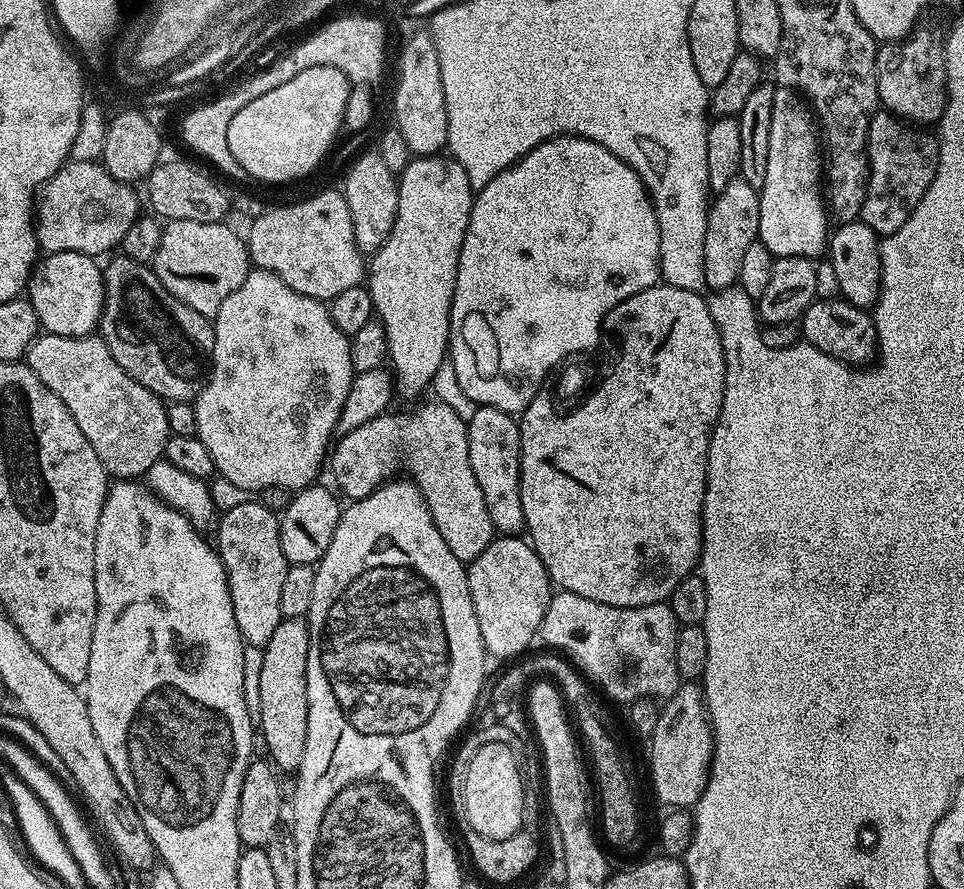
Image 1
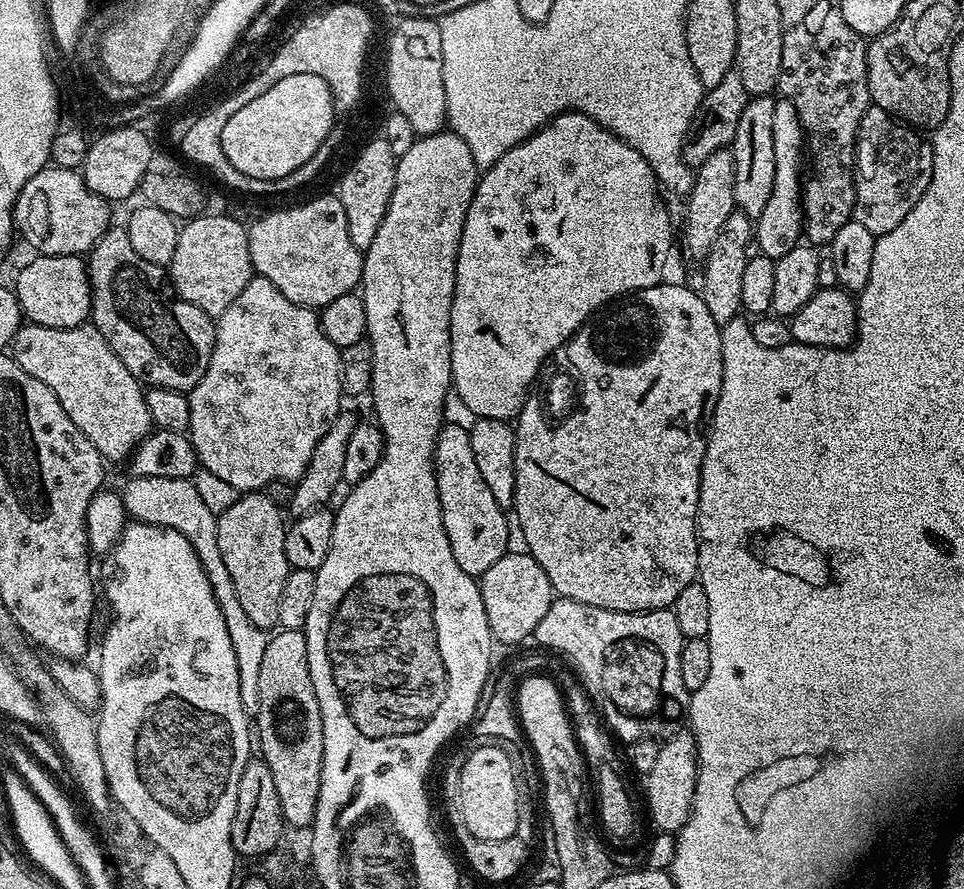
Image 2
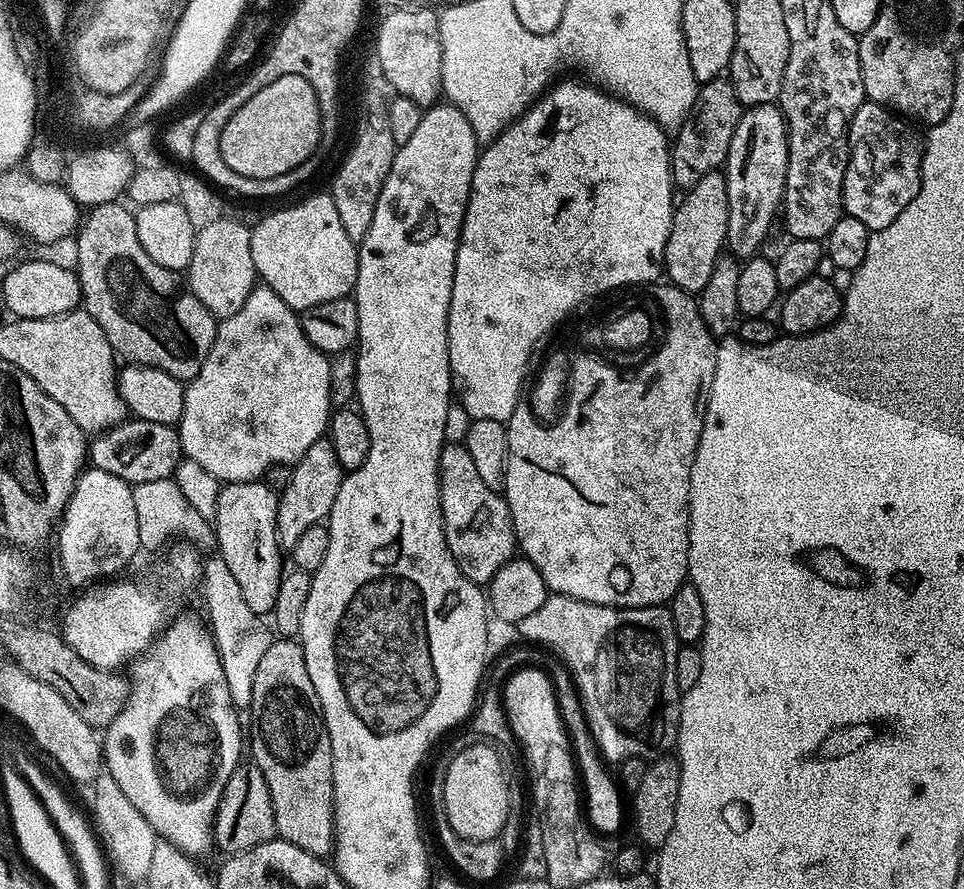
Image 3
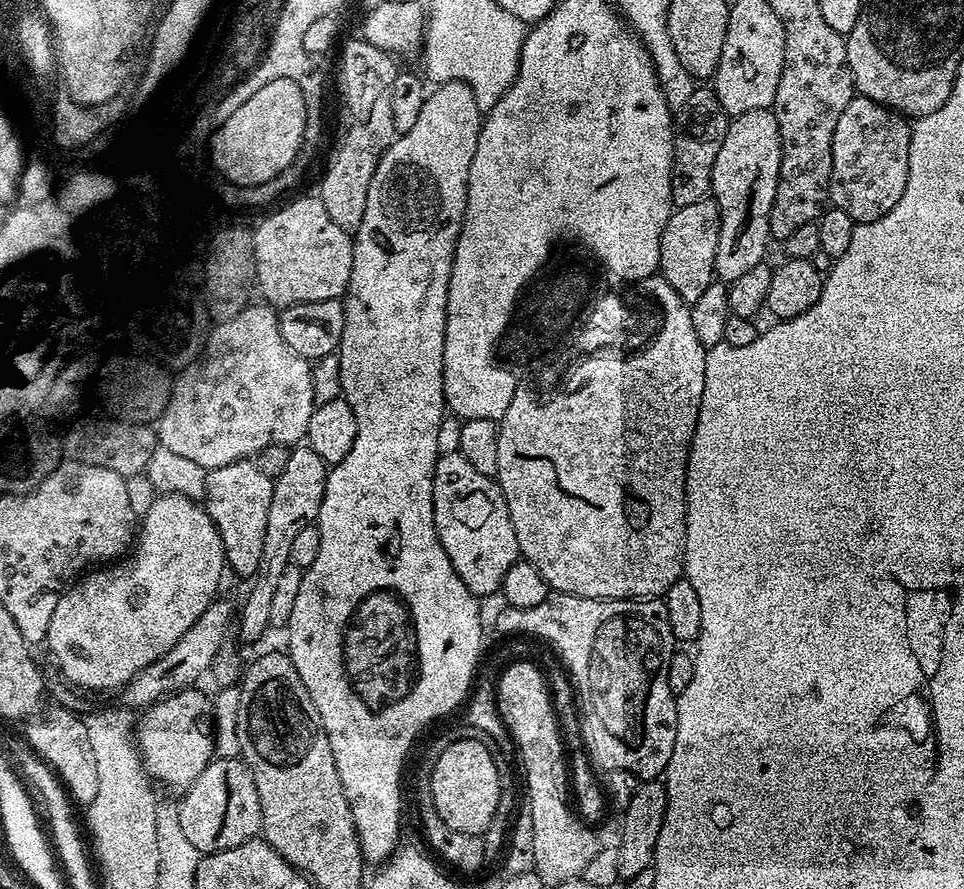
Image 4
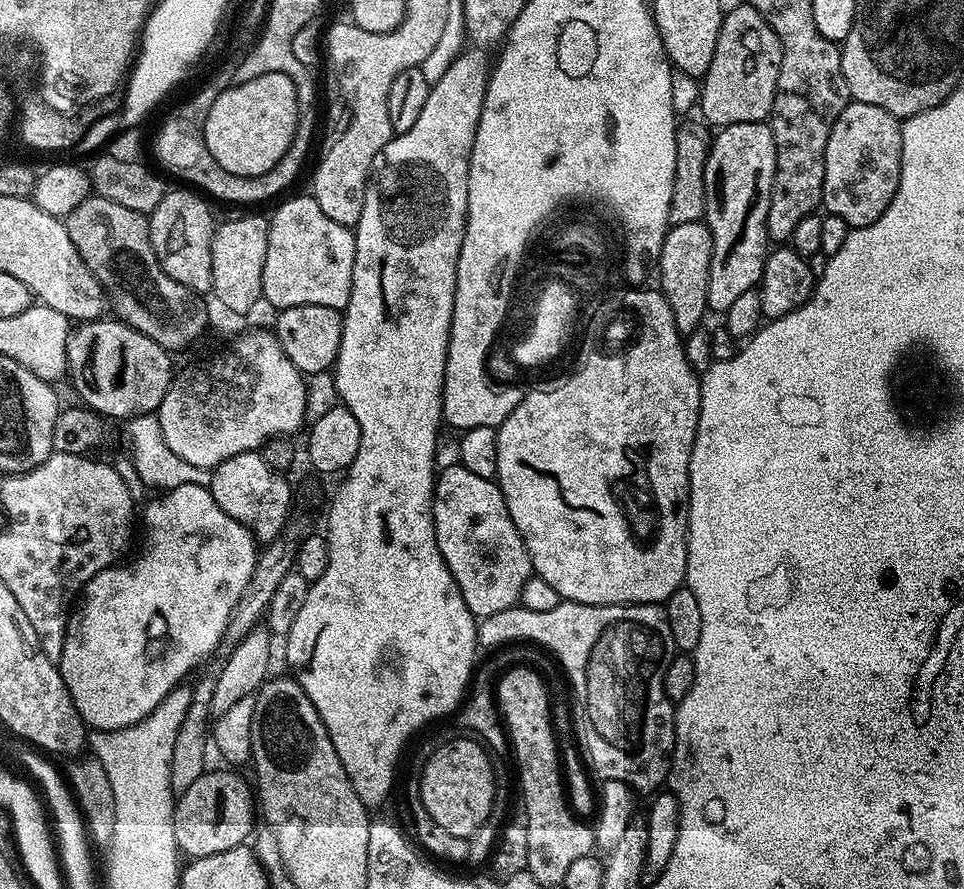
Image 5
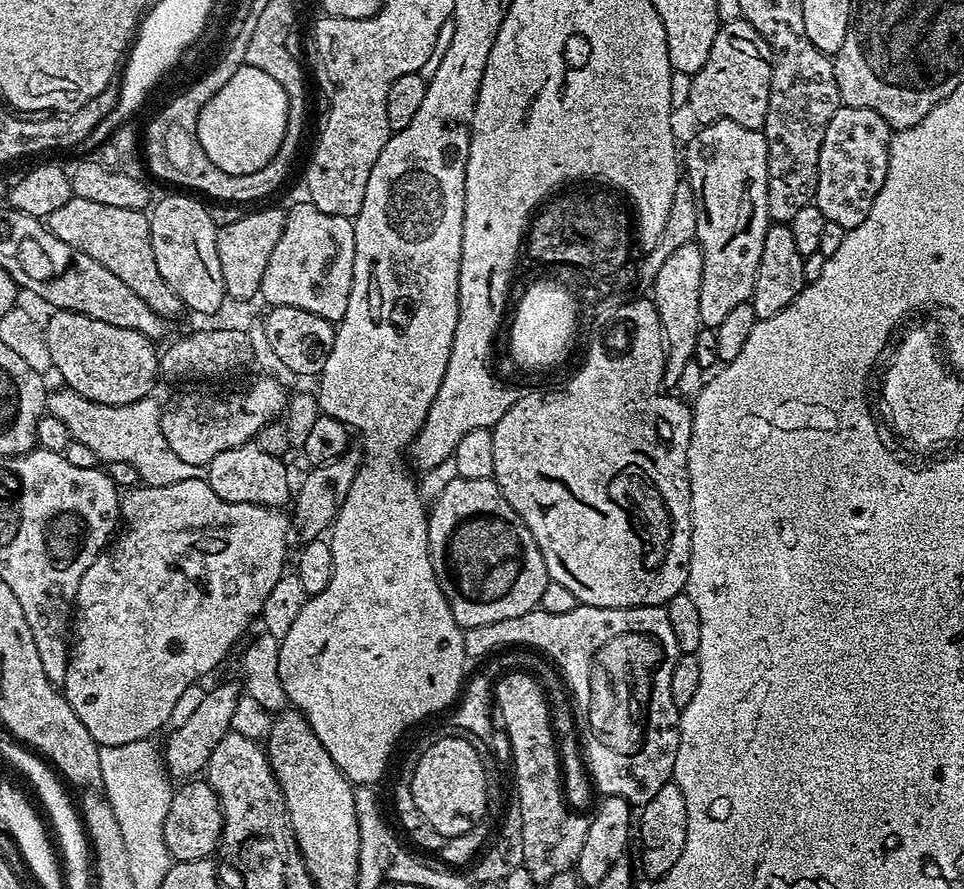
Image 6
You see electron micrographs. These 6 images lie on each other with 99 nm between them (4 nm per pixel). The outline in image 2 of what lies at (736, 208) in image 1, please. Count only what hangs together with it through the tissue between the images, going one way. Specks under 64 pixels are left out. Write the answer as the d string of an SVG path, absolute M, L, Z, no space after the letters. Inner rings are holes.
M737 210L726 218L722 230L718 230L718 236L714 238L714 244L710 246L710 250L704 255L702 261L704 285L699 285L698 291L702 302L706 302L706 310L710 310L710 314L713 315L718 325L722 326L726 321L733 320L741 315L742 273L746 270L746 262L753 244L753 217Z

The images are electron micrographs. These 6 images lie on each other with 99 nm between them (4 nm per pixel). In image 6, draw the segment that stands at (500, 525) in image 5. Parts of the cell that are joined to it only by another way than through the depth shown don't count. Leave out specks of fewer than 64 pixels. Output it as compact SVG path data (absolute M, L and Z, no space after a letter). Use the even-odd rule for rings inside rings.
M454 478L431 505L428 513L428 553L434 566L442 594L461 629L486 626L486 622L502 622L539 609L542 590L550 583L542 550L534 542L534 534L518 518L514 506L506 502L495 479Z

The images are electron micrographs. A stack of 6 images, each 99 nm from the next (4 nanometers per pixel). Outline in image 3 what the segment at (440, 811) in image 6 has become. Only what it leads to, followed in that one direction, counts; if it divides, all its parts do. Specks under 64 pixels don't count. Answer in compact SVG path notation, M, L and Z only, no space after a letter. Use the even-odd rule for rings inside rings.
M472 742L451 759L447 761L444 778L448 825L463 840L496 840L506 826L508 808L506 781L497 749L488 742Z

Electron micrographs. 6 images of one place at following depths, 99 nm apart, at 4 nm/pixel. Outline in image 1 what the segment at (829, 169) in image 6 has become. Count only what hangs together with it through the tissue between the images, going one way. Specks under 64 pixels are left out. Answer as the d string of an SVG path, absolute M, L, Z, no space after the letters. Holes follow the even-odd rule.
M880 110L868 123L868 189L862 202L859 220L883 238L894 234L914 214L922 194L934 182L940 161L937 137L921 130L887 110Z

